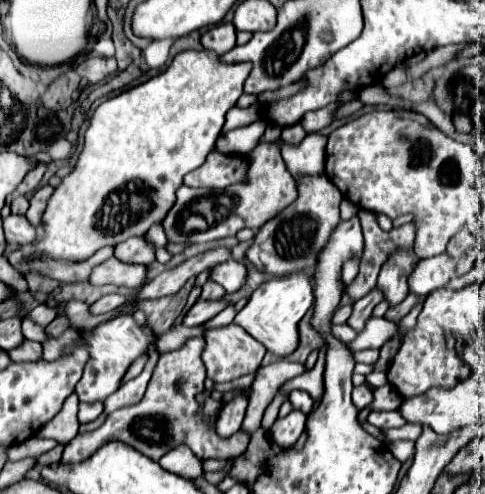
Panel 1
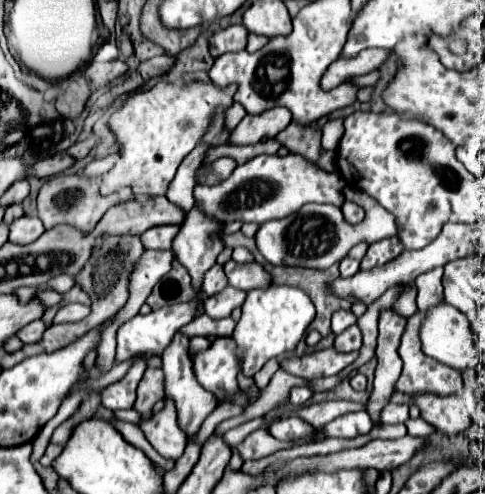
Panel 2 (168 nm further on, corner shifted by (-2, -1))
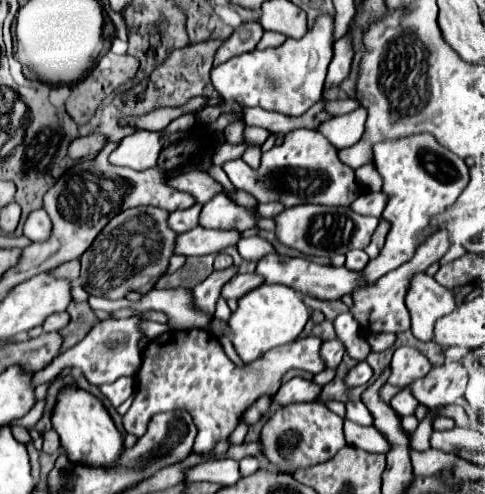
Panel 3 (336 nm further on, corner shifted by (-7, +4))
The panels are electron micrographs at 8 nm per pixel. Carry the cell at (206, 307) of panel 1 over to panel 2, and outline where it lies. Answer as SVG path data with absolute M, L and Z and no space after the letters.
M226 287L222 293L214 295L214 297L208 297L204 301L204 313L212 319L224 319L224 317L230 317L230 313L240 307L246 299L246 293L240 291L240 289L234 289L234 287Z

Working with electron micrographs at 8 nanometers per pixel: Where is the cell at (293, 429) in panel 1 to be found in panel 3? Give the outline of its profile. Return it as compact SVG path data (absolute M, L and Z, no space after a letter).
M321 402L311 404L287 404L279 408L261 428L259 442L263 446L263 456L275 468L309 468L327 462L335 452L339 452L347 442L343 436L343 418L333 414Z

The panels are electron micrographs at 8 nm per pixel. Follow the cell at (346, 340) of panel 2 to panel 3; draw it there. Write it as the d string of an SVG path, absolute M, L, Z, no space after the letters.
M335 338L335 340L323 342L321 348L319 348L319 352L321 352L321 358L323 358L323 362L325 362L325 368L335 368L335 366L341 362L341 358L343 358L345 348L343 348L343 344L339 344L339 340Z

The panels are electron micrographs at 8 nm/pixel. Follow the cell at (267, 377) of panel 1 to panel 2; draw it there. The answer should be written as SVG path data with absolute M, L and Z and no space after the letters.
M412 287L410 291L407 291L396 301L394 304L394 308L400 308L400 315L406 319L411 317L417 311L416 306L416 295L417 289L416 287Z

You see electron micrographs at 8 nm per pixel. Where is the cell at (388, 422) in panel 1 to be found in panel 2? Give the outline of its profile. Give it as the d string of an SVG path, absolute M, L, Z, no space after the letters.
M386 405L380 413L380 421L384 425L396 425L396 423L404 423L408 419L408 407L406 405Z

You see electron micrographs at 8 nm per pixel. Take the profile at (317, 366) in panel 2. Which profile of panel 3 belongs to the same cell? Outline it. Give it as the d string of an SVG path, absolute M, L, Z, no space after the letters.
M167 330L149 340L141 354L135 400L121 418L125 432L139 438L147 430L147 422L153 414L187 410L191 416L195 416L197 426L195 454L209 454L219 440L225 440L235 430L243 412L257 398L273 396L279 390L281 378L289 370L305 370L311 374L325 370L319 356L321 340L315 336L299 338L279 346L277 350L271 349L254 361L254 366L235 366L223 352L219 340L207 336L211 336L207 330Z

